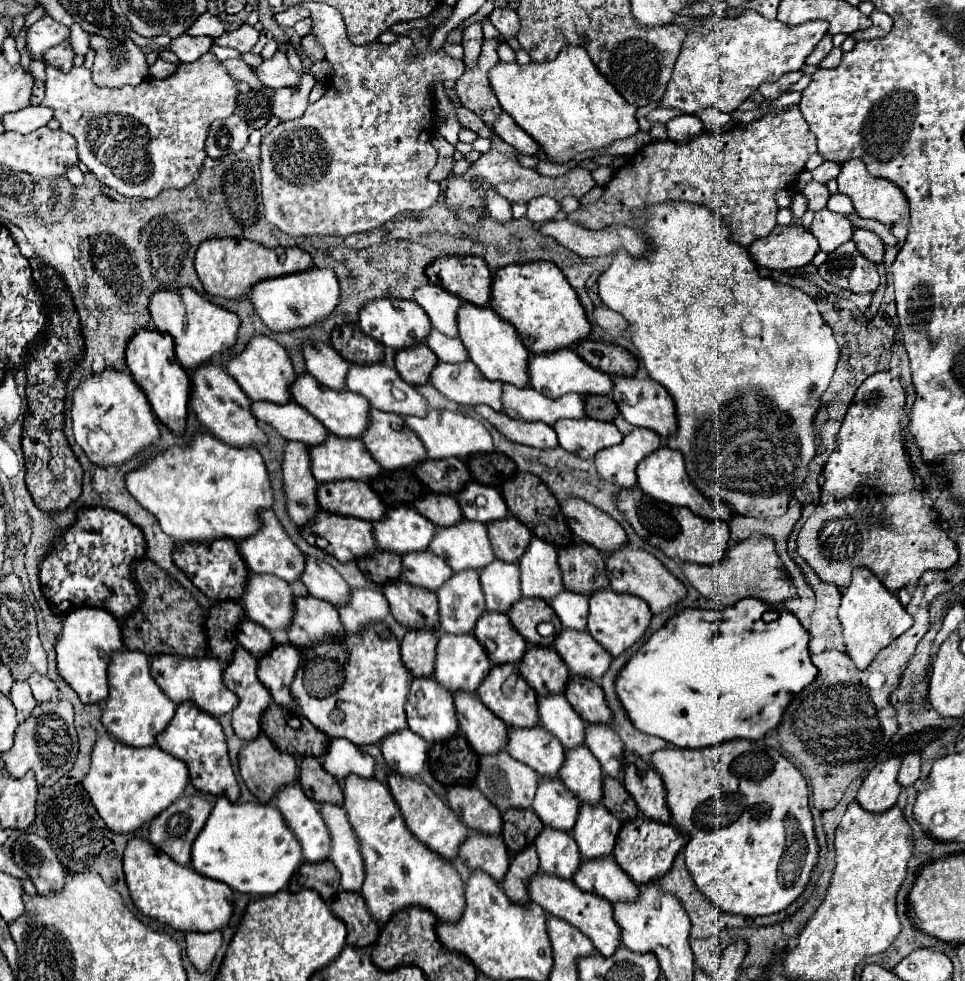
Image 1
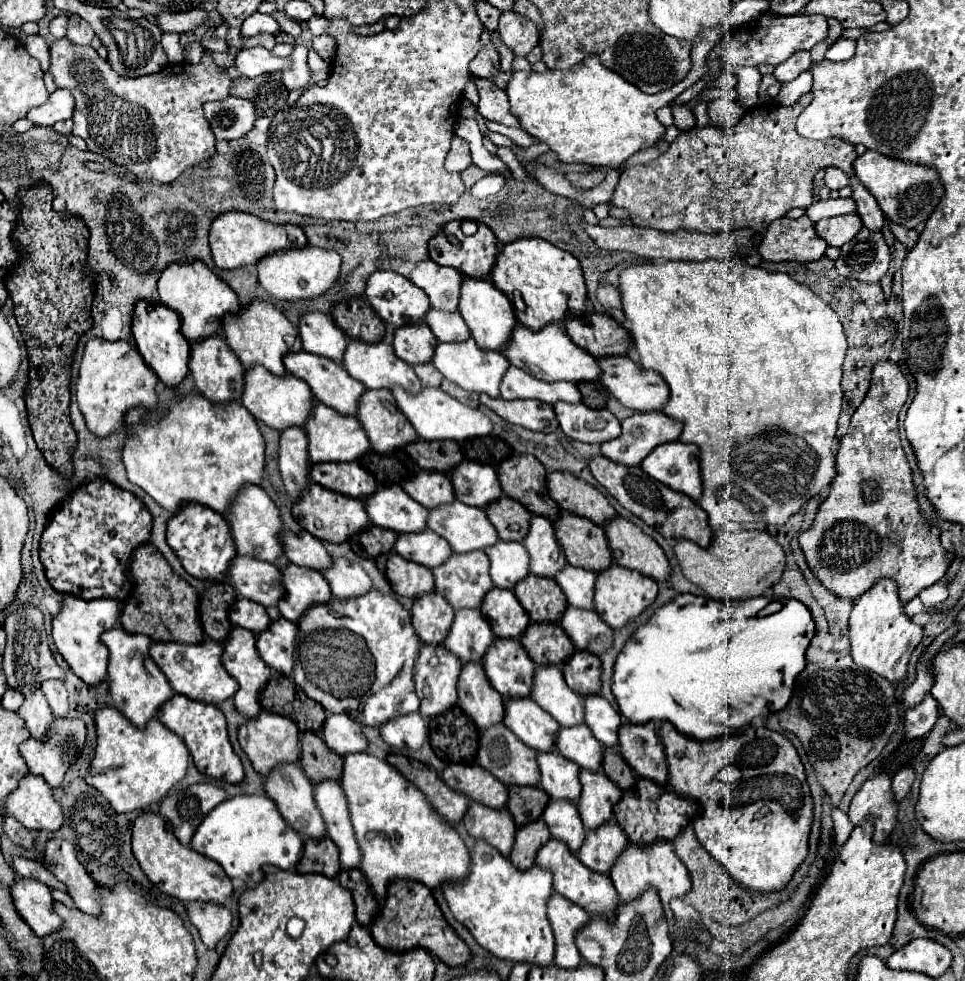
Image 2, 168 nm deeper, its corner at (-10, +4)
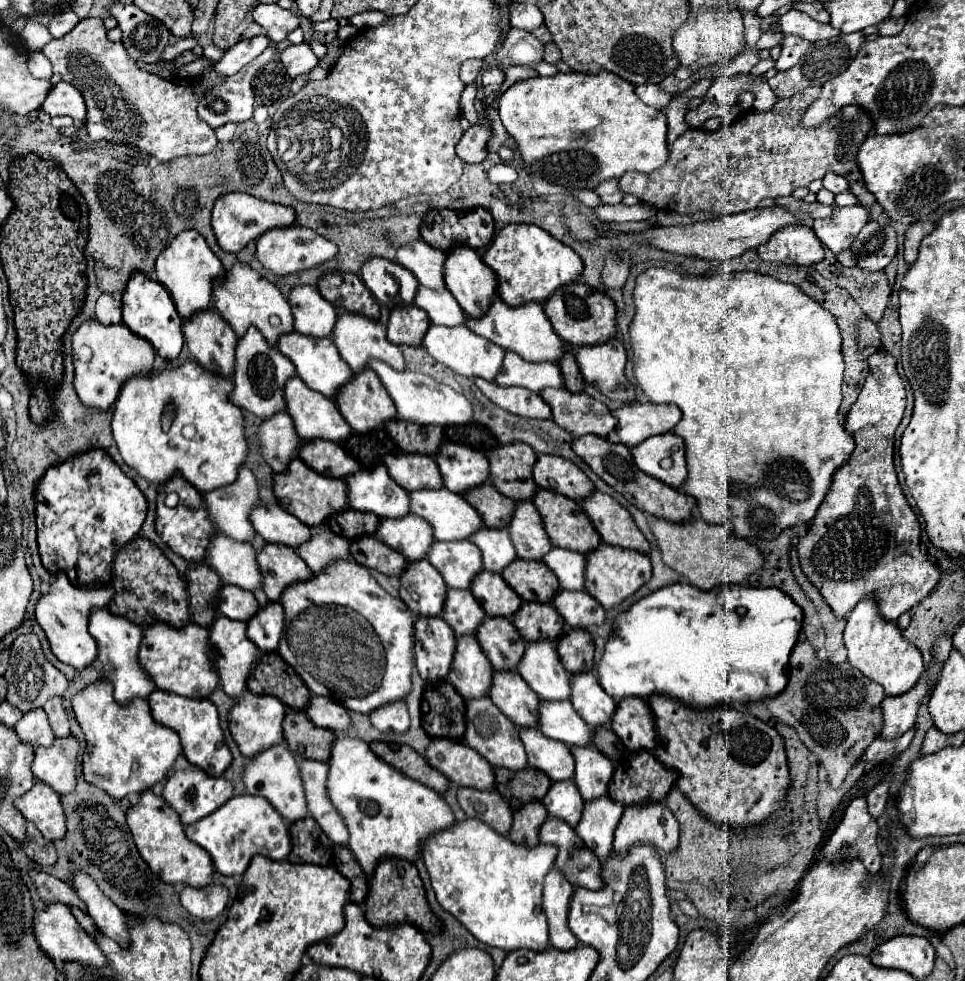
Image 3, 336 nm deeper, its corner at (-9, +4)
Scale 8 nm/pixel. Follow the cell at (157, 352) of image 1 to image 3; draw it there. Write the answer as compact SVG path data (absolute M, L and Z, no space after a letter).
M133 272L133 278L129 278L127 288L123 290L121 302L123 302L123 322L135 334L145 336L161 358L175 360L183 348L183 332L181 332L183 320L175 310L169 292L161 284L149 280L149 276L145 276L143 272Z

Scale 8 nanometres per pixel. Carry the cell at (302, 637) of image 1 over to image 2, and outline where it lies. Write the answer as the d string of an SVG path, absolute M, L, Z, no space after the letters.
M290 564L282 570L282 574L286 596L280 600L278 610L286 620L294 624L298 624L312 606L330 604L330 600L334 598L330 584L326 584L326 578L320 572Z

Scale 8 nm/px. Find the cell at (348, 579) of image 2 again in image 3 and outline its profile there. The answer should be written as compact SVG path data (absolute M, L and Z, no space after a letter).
M321 530L309 538L309 544L301 544L297 554L307 562L313 572L321 572L329 562L345 558L351 560L349 542L343 536L337 536L331 530Z

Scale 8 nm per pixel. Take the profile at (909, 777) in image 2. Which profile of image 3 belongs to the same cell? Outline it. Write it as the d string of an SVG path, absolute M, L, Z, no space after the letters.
M883 782L883 784L877 784L867 796L867 810L873 818L879 818L885 810L885 804L887 804L887 794L889 794L889 784Z

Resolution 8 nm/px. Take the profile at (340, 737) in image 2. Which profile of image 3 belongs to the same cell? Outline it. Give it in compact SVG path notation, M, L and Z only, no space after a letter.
M313 696L309 698L305 710L303 710L317 726L323 728L331 728L331 730L347 730L351 726L351 718L349 712L345 708L341 708L341 704L337 704L335 700L329 700L325 696Z

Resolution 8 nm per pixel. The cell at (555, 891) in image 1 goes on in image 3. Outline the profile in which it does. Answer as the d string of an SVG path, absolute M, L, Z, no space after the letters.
M547 818L539 830L539 840L559 848L555 866L573 886L583 886L589 890L599 890L603 886L601 862L585 848L585 842L577 836L575 828L569 828L563 820Z

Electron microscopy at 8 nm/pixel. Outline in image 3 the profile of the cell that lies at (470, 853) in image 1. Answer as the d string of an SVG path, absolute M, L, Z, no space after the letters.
M459 788L457 802L469 818L479 818L495 828L499 834L507 834L513 822L513 810L505 804L503 796L493 790L475 790L475 788Z

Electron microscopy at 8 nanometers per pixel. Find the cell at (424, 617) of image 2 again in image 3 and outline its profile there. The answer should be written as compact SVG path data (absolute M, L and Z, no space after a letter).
M425 558L409 562L399 580L401 600L409 606L413 614L441 614L445 602L445 582Z

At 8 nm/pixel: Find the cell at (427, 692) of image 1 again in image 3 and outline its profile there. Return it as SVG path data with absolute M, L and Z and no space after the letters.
M417 616L415 660L425 682L441 682L453 662L455 634L441 616Z

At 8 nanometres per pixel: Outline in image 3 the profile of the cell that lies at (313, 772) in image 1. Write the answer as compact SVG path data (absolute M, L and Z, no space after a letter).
M287 710L283 720L283 738L297 758L329 760L331 744L337 738L329 728L317 728L301 710Z

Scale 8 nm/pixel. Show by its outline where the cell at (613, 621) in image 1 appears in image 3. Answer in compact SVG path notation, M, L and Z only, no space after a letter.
M601 542L597 550L585 554L585 590L605 608L617 606L623 598L631 596L637 588L641 588L651 578L651 562L649 556L637 550L625 550L619 546L611 546Z

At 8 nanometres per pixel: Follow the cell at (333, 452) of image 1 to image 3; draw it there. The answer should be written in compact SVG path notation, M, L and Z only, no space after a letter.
M293 376L293 380L285 384L285 402L301 440L325 438L339 442L351 434L351 428L341 416L337 404L333 400L325 400L321 392L307 388L299 376Z

